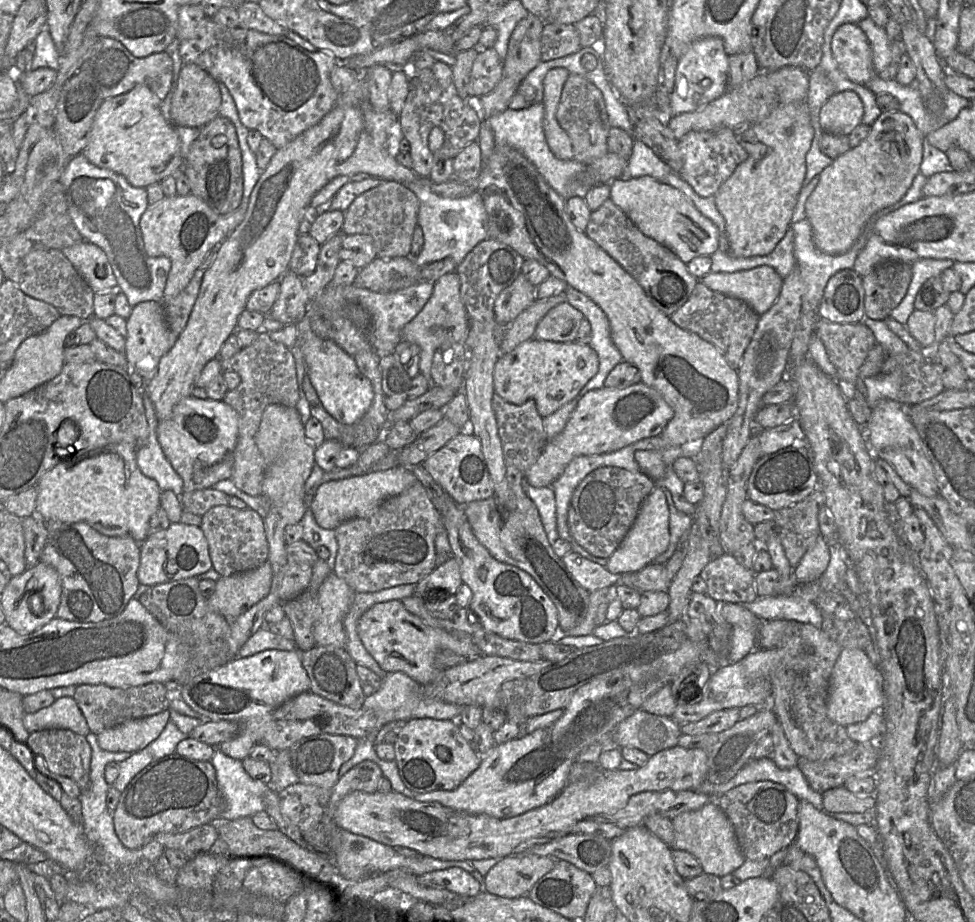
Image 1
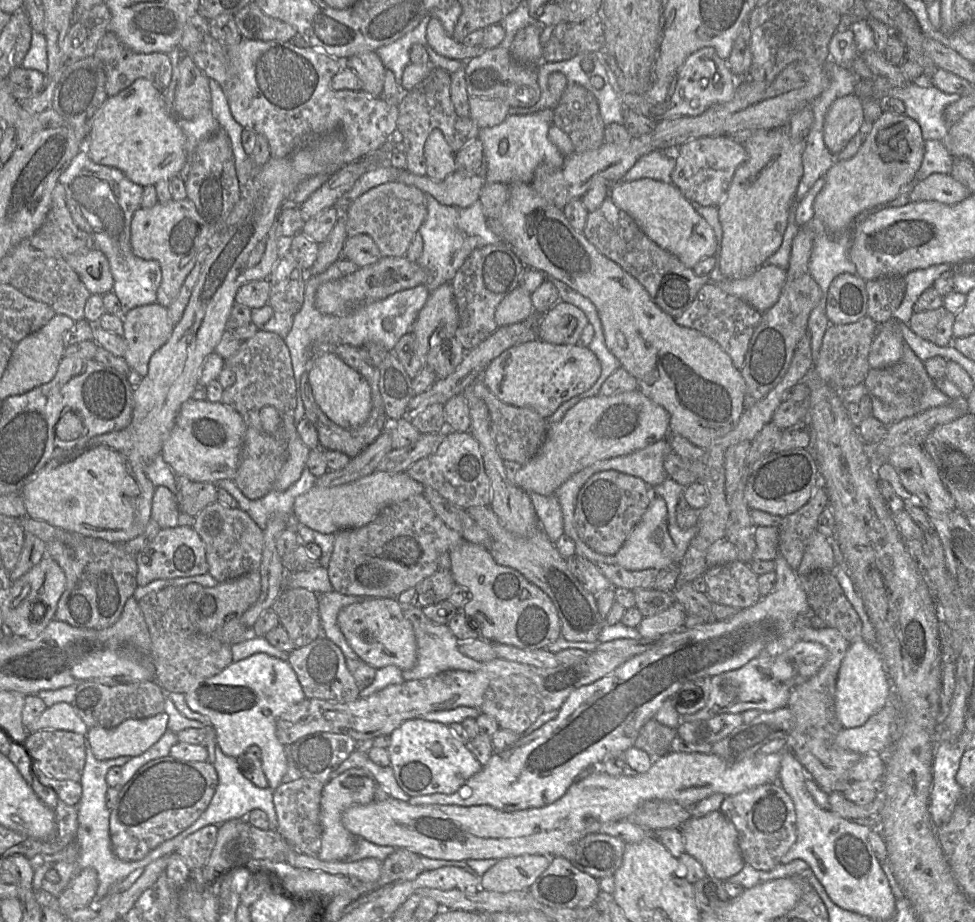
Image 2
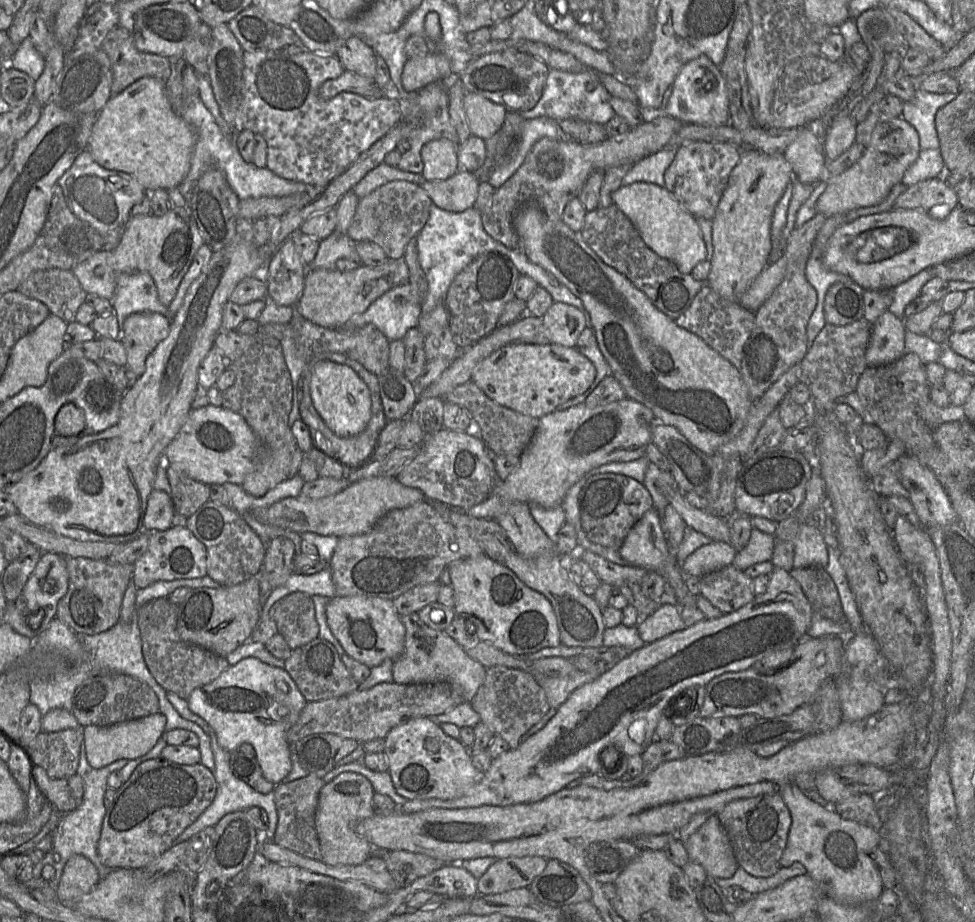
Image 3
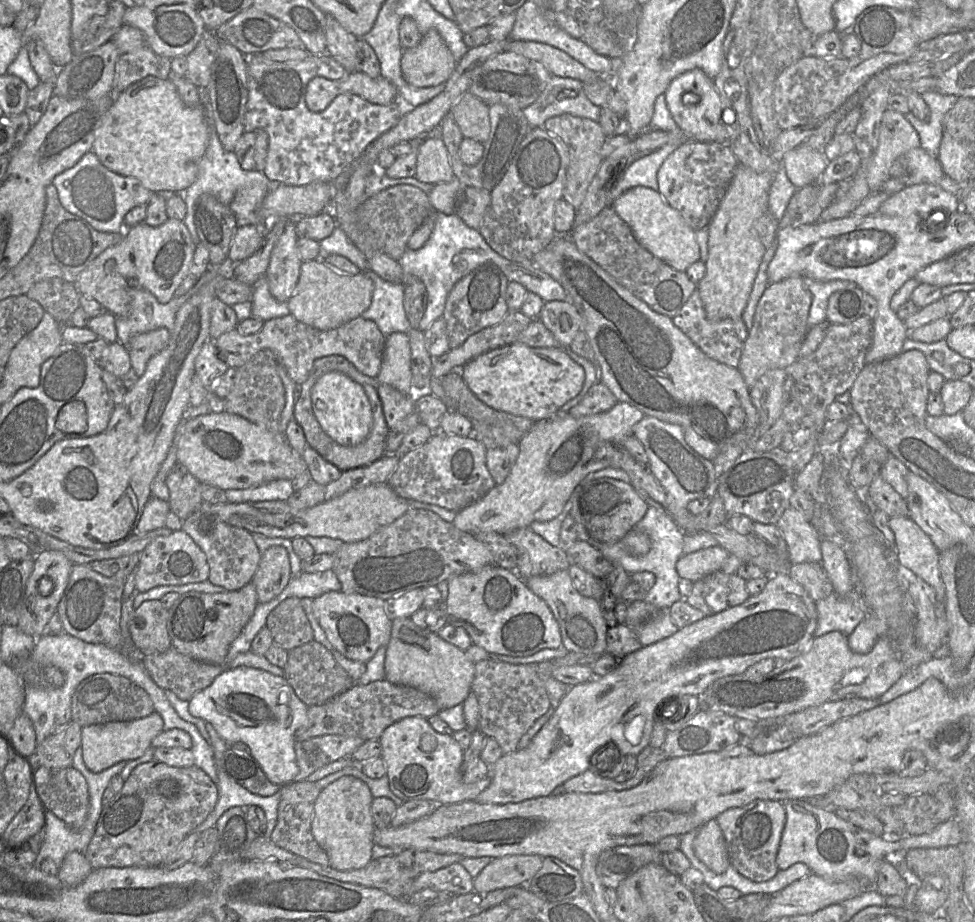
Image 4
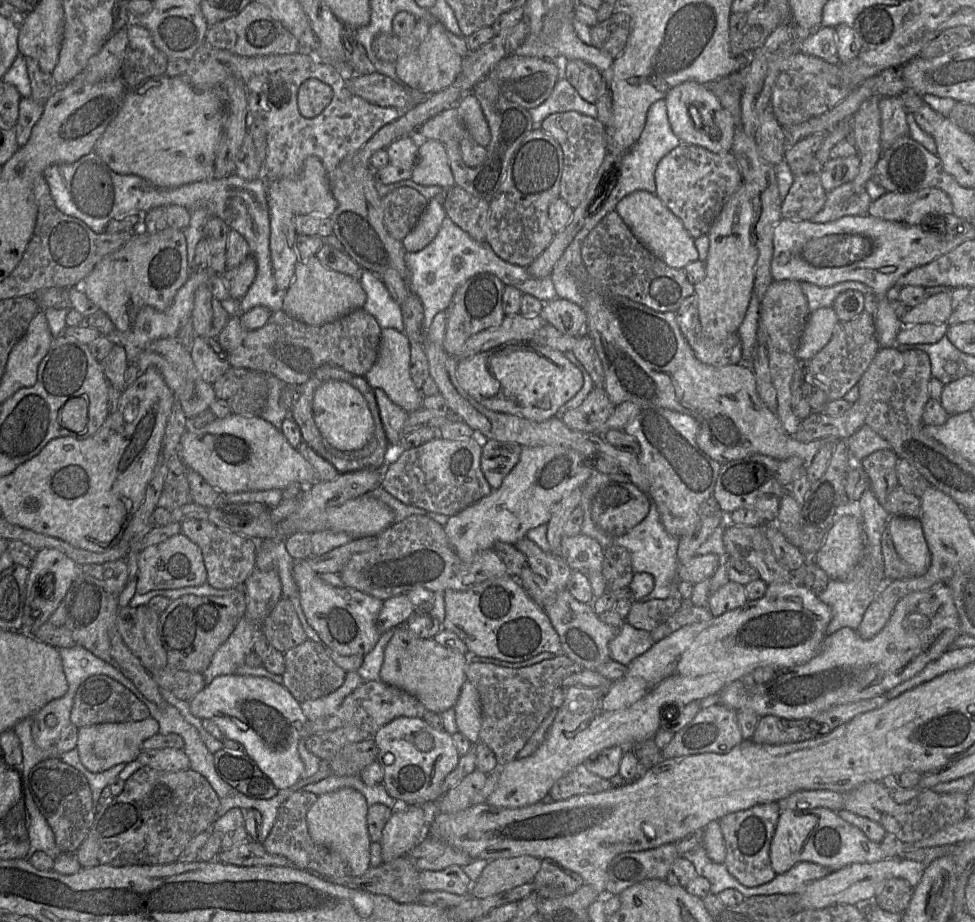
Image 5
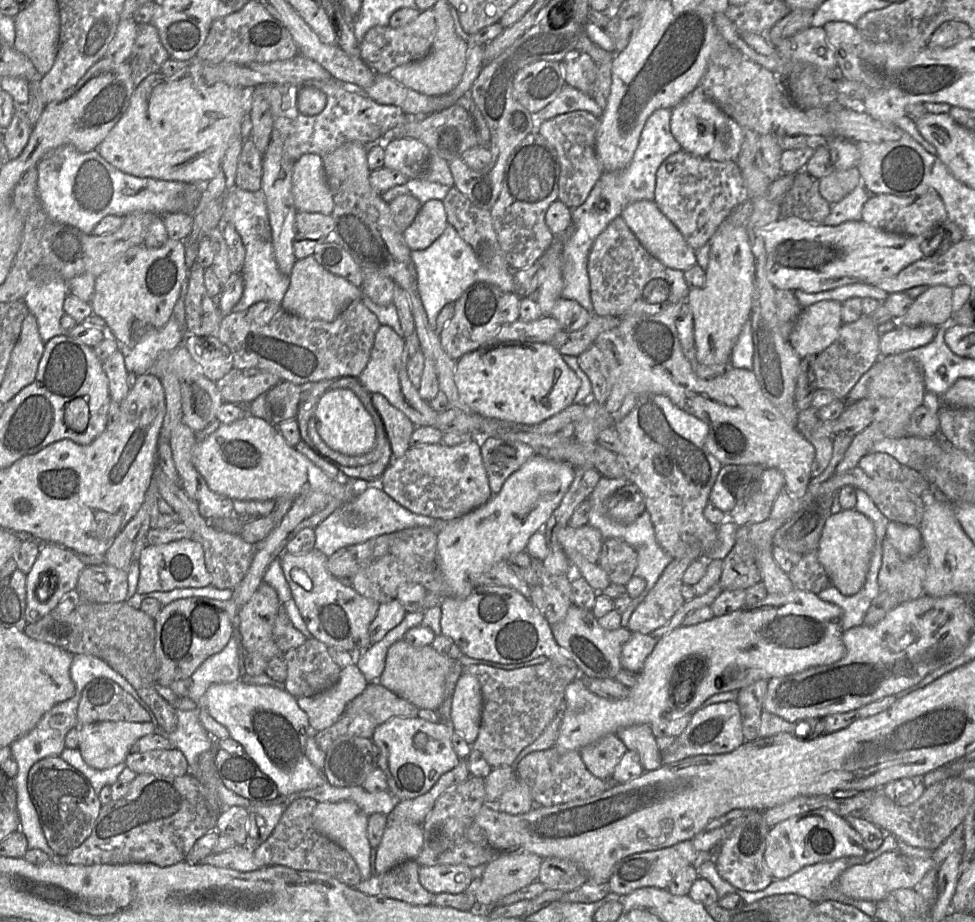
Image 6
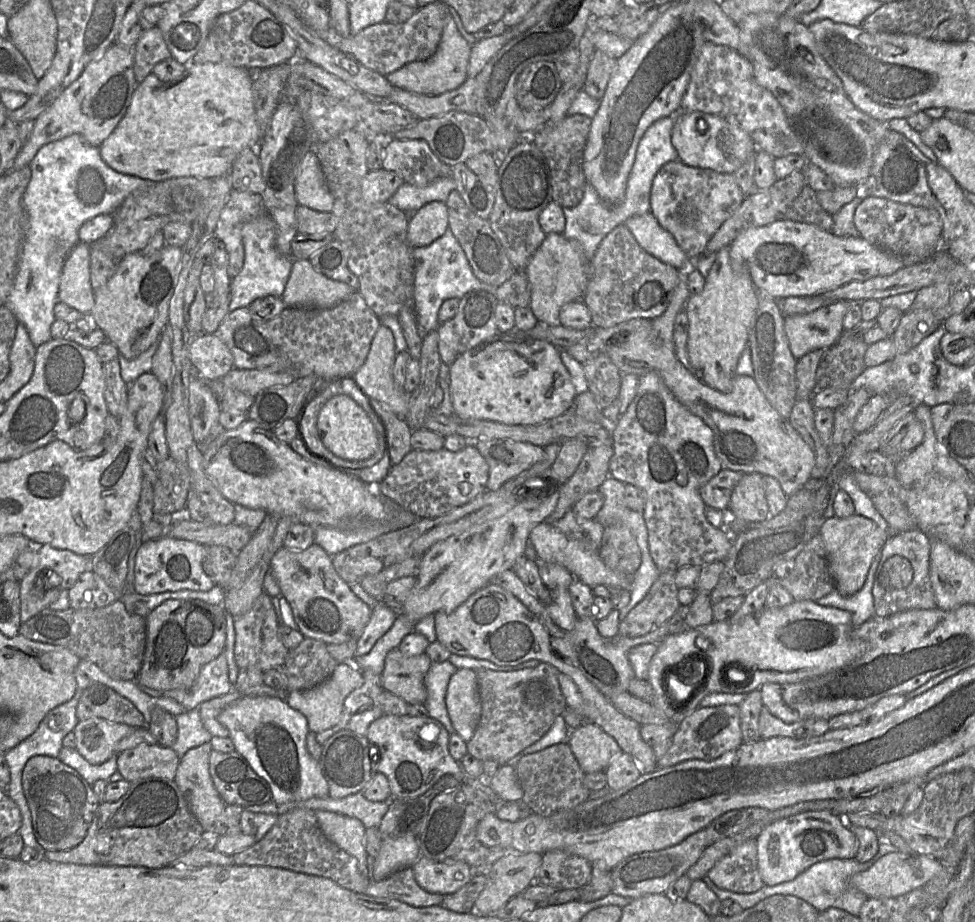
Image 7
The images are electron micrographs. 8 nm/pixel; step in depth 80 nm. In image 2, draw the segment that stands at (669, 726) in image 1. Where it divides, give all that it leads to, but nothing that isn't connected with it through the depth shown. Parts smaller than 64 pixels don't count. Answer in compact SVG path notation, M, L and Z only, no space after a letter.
M655 718L648 720L640 729L634 747L646 752L650 757L659 757L669 751L676 730L657 722Z

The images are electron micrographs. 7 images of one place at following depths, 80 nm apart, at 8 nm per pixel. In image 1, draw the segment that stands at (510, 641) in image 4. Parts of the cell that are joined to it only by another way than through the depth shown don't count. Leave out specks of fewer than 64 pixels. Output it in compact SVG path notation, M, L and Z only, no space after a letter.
M450 496L442 499L440 514L443 519L443 526L448 534L452 557L456 559L460 567L462 583L472 591L472 599L468 609L478 618L481 627L485 631L502 638L535 645L540 645L557 637L559 622L556 607L536 581L520 568L495 560L473 535L464 514L464 506L457 504Z

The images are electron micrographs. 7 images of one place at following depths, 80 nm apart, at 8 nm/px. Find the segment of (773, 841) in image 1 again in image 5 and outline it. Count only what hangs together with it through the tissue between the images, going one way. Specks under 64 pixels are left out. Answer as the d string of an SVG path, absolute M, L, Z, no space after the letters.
M771 802L727 814L719 820L726 847L724 865L742 885L757 887L772 881L777 875L771 866L769 851L779 816L778 803Z

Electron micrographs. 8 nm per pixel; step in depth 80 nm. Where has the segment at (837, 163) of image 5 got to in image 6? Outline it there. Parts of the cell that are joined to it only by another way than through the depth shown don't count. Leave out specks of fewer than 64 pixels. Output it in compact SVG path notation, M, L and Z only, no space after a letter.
M857 167L845 170L833 169L832 172L819 179L819 192L830 204L843 199L861 182Z

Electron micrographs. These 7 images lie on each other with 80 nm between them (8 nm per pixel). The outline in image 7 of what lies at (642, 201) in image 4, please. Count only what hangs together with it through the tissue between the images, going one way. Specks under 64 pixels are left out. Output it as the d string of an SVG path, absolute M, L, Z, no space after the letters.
M651 212L632 216L624 224L642 248L662 262L679 271L685 271L691 265L691 260L673 235L659 224Z

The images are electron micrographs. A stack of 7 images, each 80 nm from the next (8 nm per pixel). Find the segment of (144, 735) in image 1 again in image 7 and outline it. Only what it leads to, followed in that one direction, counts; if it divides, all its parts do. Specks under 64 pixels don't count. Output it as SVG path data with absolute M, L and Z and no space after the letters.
M102 718L81 720L75 726L75 749L92 765L100 765L115 754L117 743L136 728Z

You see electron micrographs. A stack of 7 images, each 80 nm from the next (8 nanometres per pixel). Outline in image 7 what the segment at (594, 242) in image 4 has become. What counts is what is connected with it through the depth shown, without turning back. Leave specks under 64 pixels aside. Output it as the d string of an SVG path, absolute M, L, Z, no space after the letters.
M620 224L603 238L589 264L589 282L582 301L588 307L595 327L610 328L632 319L654 319L668 308L680 277L678 269L645 251L625 224Z

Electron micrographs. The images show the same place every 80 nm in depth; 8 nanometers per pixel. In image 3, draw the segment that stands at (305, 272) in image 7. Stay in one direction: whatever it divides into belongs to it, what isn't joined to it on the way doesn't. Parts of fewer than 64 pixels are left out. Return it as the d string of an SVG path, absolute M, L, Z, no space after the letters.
M404 258L388 259L376 267L360 265L348 272L308 268L302 296L294 309L300 316L318 326L343 328L354 315L365 312L377 298L396 286L408 283L408 280L409 270Z

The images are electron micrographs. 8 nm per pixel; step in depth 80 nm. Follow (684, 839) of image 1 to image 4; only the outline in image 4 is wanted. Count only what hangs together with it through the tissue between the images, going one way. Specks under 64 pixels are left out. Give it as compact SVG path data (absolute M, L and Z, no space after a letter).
M716 819L698 829L693 847L696 857L716 874L724 873L730 866L727 844Z

